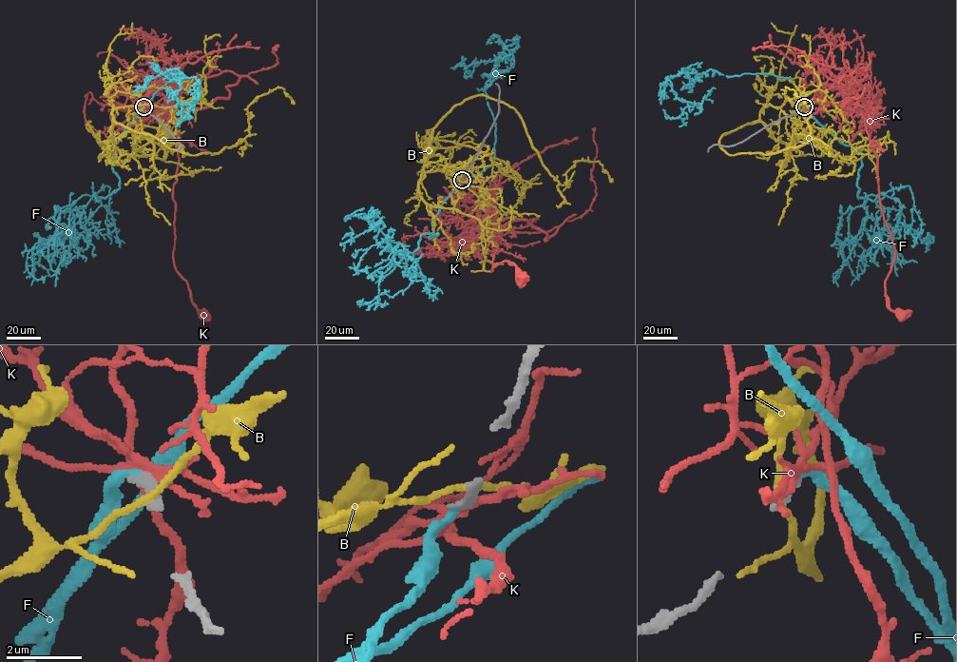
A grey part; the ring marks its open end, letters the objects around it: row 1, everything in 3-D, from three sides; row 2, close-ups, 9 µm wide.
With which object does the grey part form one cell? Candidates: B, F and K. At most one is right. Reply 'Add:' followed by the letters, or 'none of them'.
Add: F

